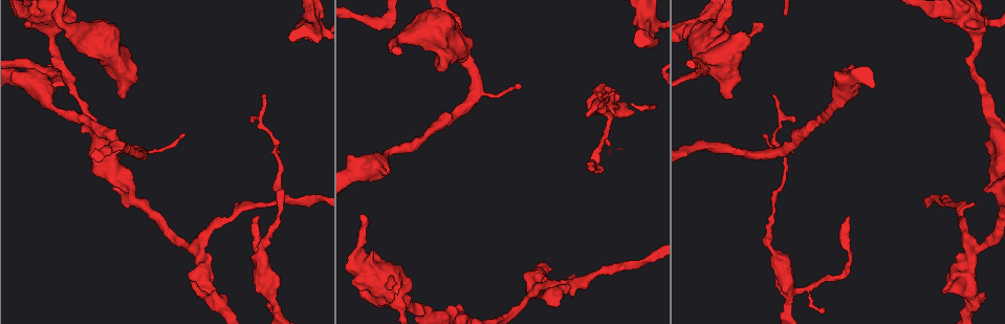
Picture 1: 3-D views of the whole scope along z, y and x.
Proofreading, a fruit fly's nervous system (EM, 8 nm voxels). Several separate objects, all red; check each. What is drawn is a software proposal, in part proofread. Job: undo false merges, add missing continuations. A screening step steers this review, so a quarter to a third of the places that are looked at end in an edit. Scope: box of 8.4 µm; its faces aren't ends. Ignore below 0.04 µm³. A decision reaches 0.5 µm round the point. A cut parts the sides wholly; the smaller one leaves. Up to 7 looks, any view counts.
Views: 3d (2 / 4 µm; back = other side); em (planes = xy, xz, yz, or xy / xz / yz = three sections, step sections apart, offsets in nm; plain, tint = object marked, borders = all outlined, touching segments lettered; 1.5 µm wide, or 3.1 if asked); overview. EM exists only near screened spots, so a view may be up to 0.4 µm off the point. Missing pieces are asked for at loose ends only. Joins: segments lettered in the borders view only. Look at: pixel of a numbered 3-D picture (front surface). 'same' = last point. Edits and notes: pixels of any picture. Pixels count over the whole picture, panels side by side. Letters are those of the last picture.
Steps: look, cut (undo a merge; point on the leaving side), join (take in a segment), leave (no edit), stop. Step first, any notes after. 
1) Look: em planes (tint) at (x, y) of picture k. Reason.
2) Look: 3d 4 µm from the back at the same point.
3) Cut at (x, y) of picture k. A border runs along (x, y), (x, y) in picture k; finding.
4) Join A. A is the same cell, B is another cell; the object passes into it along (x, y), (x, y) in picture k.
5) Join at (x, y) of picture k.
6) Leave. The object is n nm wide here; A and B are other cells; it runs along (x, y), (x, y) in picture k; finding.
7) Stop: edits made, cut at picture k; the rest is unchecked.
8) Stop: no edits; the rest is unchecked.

Look: 3d 4 µm at (271, 205) of picture 1. Narrows sharply.

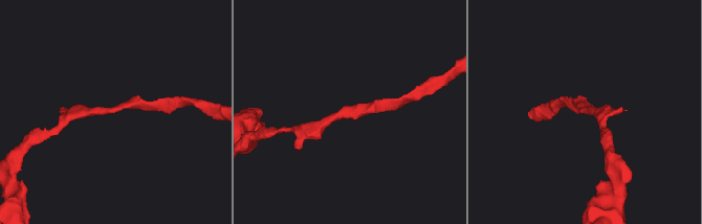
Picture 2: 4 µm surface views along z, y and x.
Look: em xy step 8 (tint) at (347, 113) of picture 2.

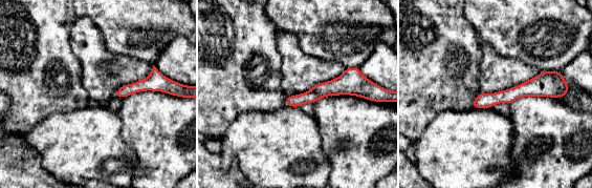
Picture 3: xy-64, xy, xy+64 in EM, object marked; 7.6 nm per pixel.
Look: em planes (borders) at the same point.

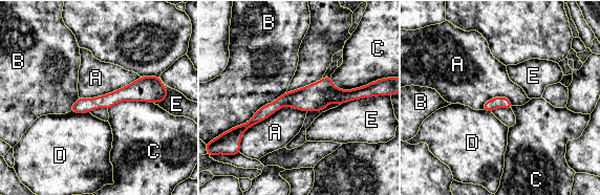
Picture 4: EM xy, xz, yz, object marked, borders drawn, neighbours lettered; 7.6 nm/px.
Leave. A, B, C, D and E are other cells; one cell here.

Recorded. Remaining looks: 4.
Look: em planes (borders) at (597, 95) of picture 1. Free end.

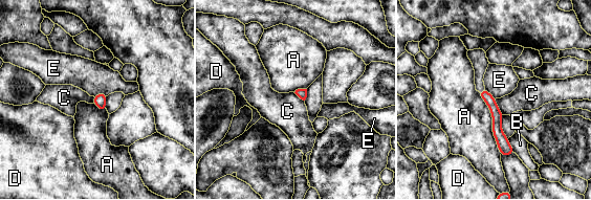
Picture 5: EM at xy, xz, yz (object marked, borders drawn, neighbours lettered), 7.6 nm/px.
Leave. A, B, C, D and E are other cells; no lettered segment goes on from it.

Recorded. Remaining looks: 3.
Look: 3d 4 µm at (438, 71) of picture 1. Stops while still wide.

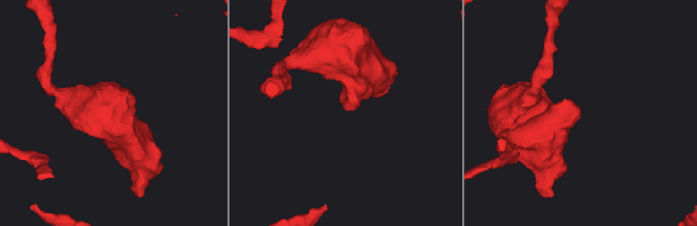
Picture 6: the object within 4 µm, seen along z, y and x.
Look: em xz step 8 (tint) at (580, 113) of picture 6. Shape alone is not enough.

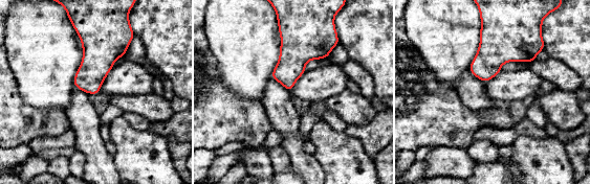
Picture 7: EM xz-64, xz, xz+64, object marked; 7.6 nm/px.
Look: em planes (borders) at the same point.

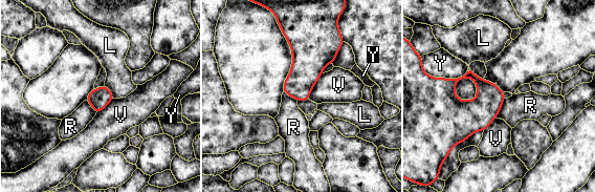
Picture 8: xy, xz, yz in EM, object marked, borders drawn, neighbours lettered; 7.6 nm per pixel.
Leave. L, R, V and Y are other cells; a border runs along (505, 99), (496, 118) in picture 8; no lettered segment goes on from it.

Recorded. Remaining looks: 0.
Stop: no edits; the rest is unchecked.

